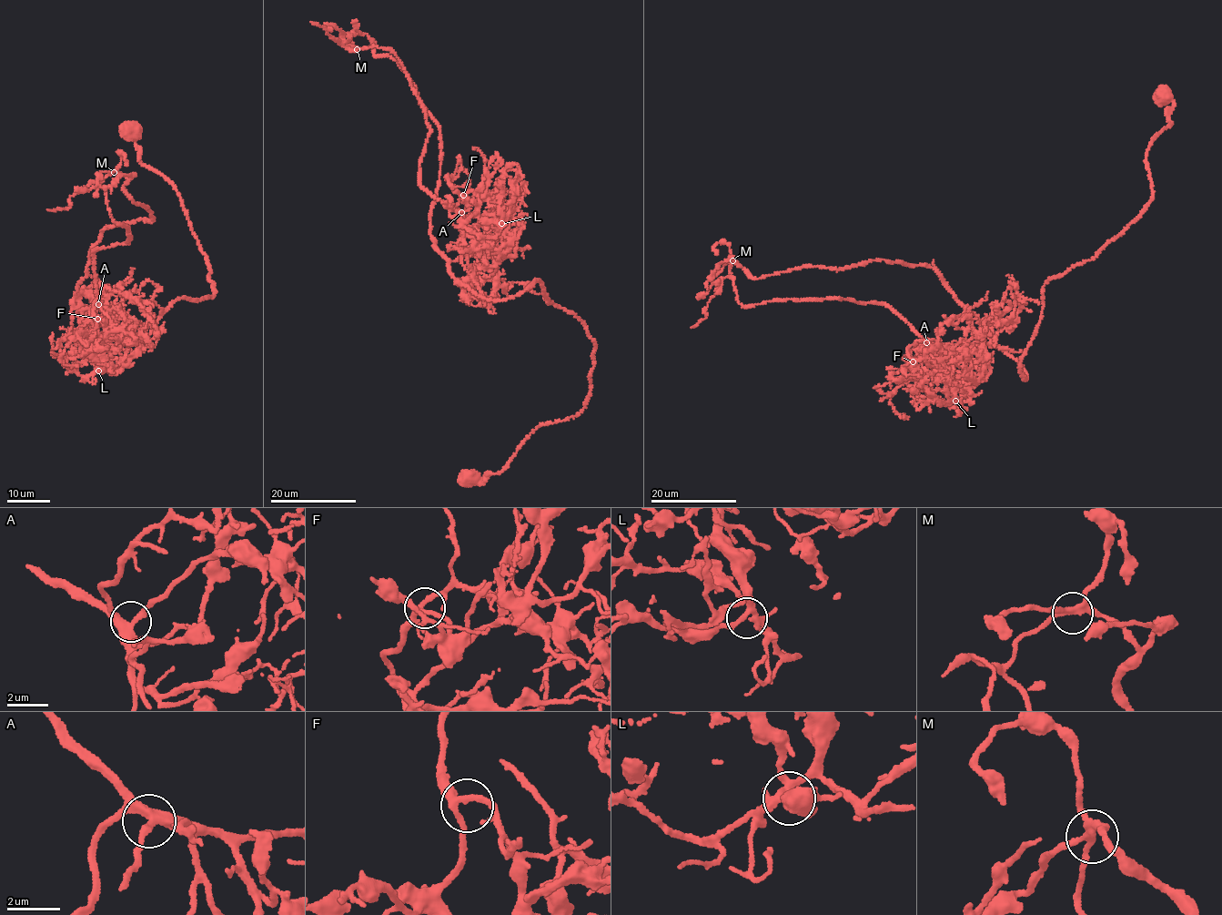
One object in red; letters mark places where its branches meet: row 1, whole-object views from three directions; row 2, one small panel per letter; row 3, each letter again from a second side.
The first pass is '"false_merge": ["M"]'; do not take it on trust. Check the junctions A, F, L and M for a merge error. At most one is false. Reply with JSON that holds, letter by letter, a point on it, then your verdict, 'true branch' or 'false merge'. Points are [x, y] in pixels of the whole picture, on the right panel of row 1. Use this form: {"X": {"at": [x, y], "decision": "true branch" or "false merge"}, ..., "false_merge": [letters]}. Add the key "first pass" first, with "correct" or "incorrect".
{"first pass": "correct", "A": {"at": [926, 342], "decision": "true branch"}, "F": {"at": [913, 361], "decision": "true branch"}, "L": {"at": [955, 401], "decision": "true branch"}, "M": {"at": [732, 260], "decision": "false merge"}, "false_merge": ["M"]}

